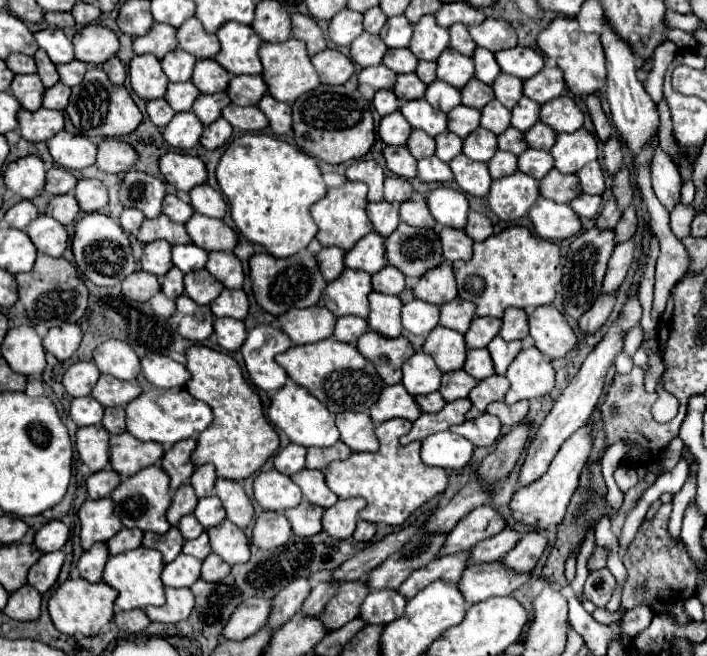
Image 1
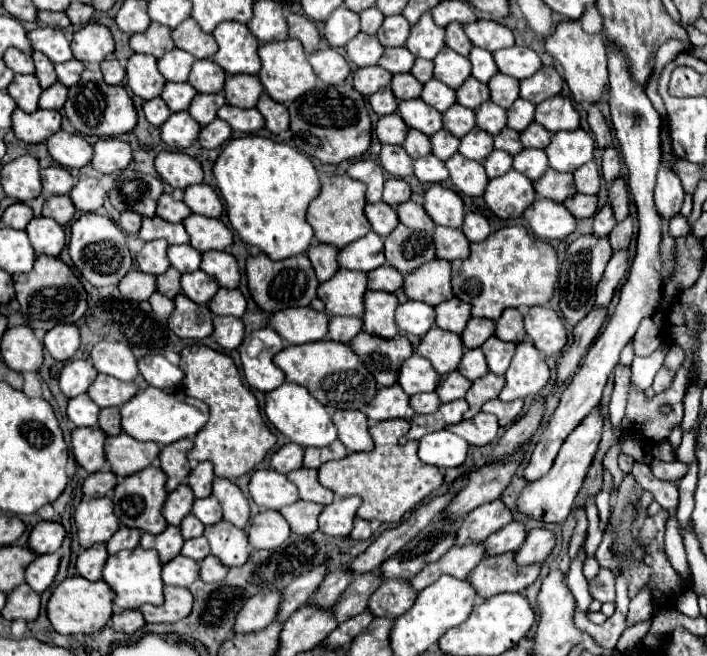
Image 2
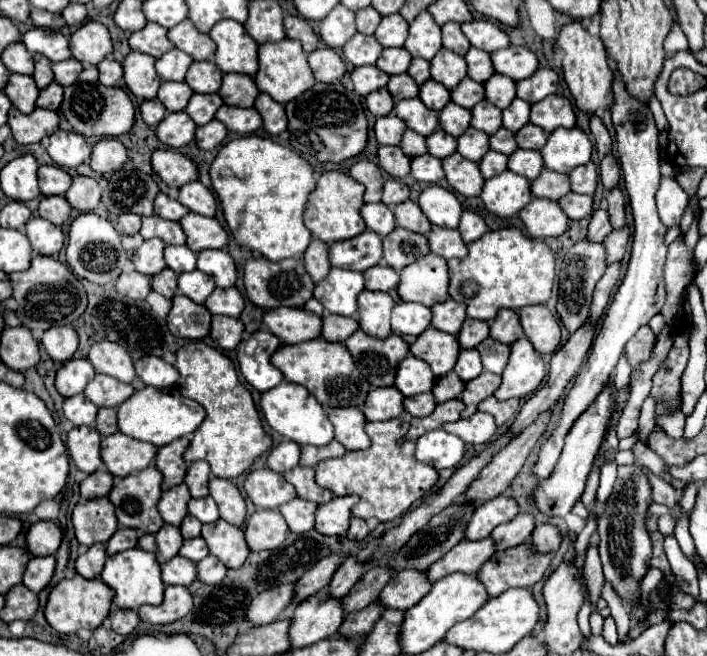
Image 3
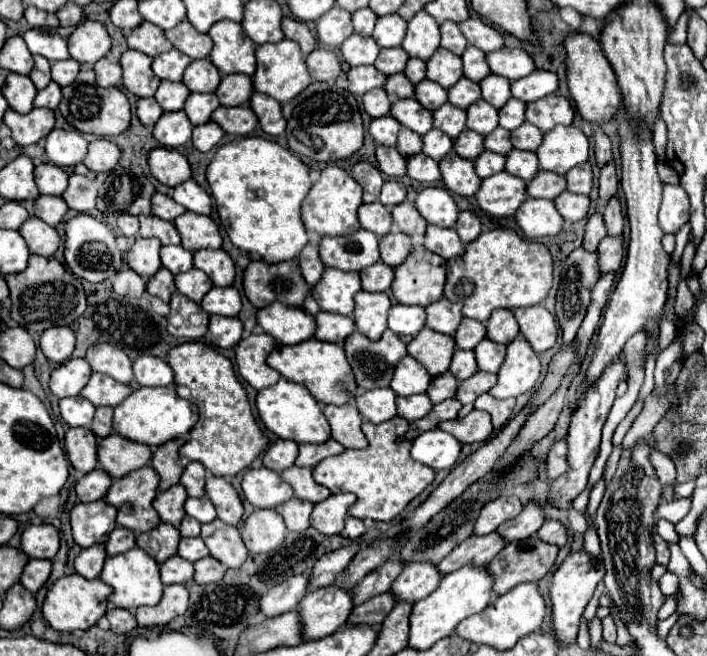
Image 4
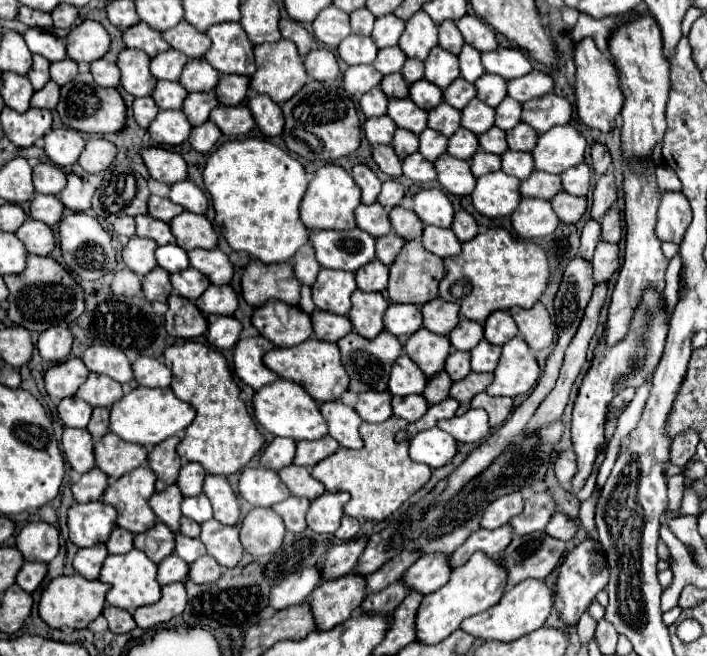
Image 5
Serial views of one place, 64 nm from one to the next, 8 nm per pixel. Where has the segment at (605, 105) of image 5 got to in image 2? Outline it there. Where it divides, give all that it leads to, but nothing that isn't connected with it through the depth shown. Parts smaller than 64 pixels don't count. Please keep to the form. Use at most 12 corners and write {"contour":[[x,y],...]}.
{"contour":[[578,20],[546,40],[578,104],[608,96],[606,44]]}

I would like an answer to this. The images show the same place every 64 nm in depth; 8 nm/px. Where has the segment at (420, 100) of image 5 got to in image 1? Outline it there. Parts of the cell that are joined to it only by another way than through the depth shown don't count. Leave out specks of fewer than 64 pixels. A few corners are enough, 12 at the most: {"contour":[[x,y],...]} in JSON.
{"contour":[[434,80],[424,98],[438,110],[450,112],[460,104],[460,90]]}

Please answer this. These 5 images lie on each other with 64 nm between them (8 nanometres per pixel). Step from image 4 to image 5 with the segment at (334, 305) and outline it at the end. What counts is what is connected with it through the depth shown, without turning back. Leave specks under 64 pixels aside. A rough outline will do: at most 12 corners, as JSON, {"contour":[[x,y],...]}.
{"contour":[[322,268],[312,284],[318,310],[346,314],[354,272]]}

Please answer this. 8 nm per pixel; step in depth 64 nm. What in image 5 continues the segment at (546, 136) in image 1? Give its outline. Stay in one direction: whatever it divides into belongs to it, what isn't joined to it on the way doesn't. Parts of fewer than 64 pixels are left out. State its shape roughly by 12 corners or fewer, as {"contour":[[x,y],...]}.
{"contour":[[520,122],[506,132],[510,150],[530,152],[538,134]]}

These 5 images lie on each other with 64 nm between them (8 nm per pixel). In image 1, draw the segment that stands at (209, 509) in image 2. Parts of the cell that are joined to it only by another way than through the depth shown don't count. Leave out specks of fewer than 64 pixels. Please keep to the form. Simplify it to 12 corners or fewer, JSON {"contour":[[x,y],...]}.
{"contour":[[216,496],[200,498],[194,516],[204,528],[226,520]]}

